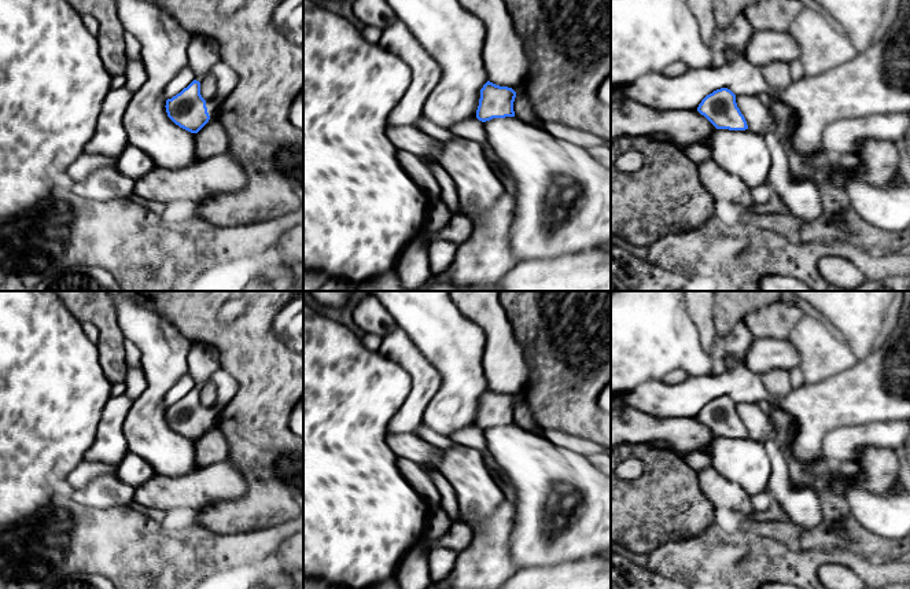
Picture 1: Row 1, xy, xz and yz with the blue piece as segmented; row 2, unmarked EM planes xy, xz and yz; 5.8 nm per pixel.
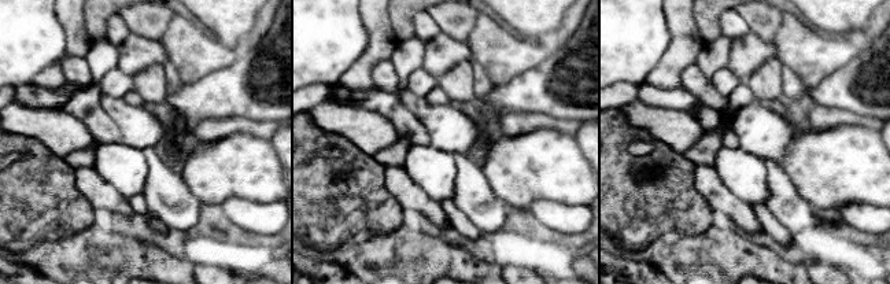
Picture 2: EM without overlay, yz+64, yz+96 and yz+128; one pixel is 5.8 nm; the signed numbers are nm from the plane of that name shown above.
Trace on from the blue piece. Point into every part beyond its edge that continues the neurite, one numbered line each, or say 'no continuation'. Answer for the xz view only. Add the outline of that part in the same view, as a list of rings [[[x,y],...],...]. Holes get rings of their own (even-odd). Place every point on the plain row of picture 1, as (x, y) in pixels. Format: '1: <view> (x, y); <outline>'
no continuation

